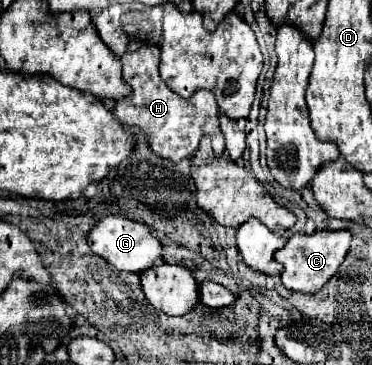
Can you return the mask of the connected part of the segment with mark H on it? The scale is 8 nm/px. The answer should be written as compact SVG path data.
M143 45L137 51L127 51L121 55L123 63L123 81L131 87L131 95L127 99L119 99L115 103L115 117L125 123L139 127L147 133L151 149L163 159L181 161L193 155L199 147L199 141L205 133L213 135L217 131L219 107L215 103L215 95L209 91L195 91L191 99L183 99L171 91L163 79L159 77L160 49L156 45Z

